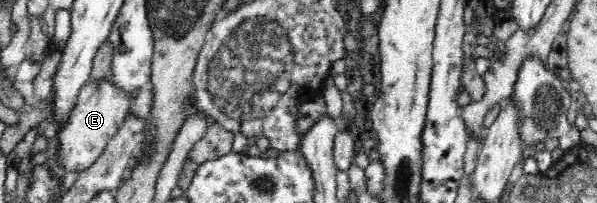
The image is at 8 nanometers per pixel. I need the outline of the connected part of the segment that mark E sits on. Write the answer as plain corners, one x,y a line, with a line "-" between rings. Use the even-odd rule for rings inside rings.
112,68
100,79
91,79
79,91
76,109
72,111
68,123
59,133
59,162
67,171
82,171
92,165
106,147
108,140
119,130
128,119
133,108
135,93
130,93
115,84

